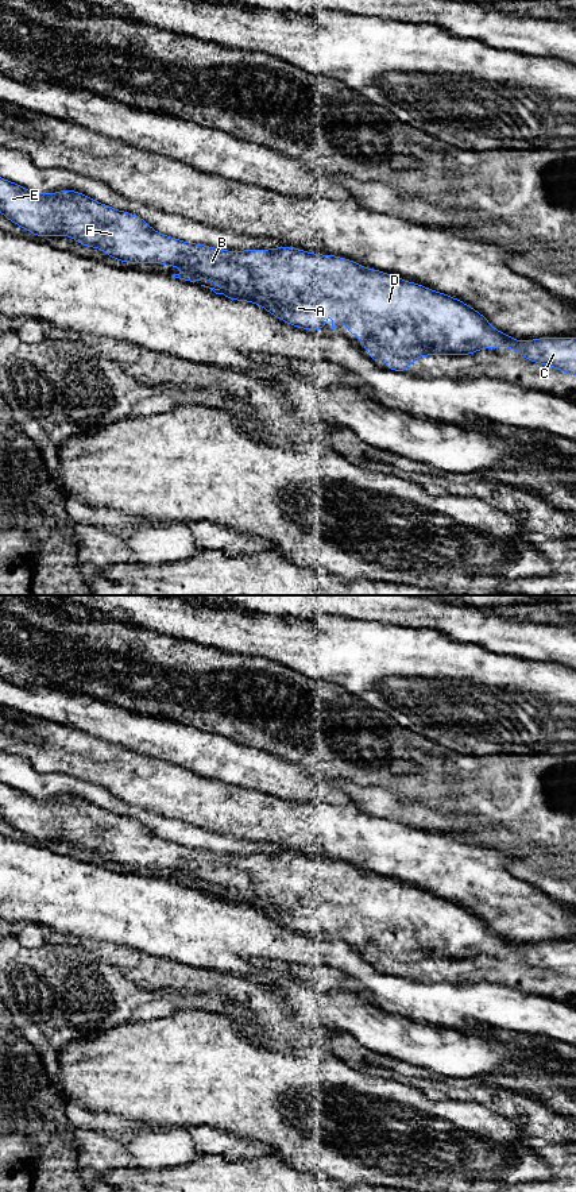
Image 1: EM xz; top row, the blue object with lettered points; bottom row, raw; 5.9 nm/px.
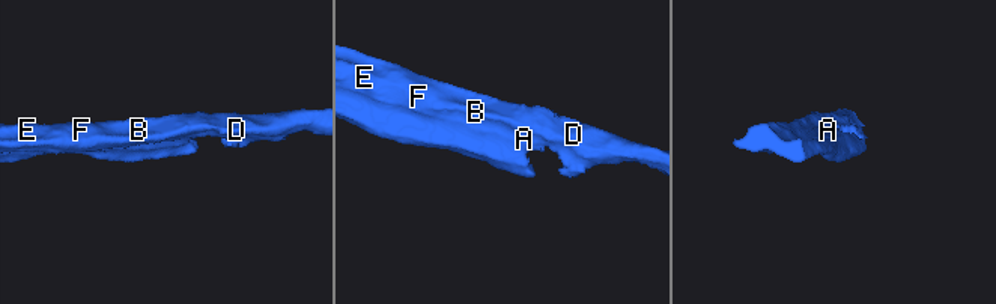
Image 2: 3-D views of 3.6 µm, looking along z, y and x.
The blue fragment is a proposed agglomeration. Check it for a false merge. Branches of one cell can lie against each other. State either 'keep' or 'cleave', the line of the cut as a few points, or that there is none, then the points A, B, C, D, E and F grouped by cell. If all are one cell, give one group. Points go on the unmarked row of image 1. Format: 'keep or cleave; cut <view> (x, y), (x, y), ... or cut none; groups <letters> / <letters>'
keep; cut none; groups A B C D E F

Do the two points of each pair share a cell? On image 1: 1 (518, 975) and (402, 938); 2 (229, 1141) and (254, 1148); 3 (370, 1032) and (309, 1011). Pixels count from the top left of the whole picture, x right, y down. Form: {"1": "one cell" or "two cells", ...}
{"1": "one cell", "2": "one cell", "3": "one cell"}

